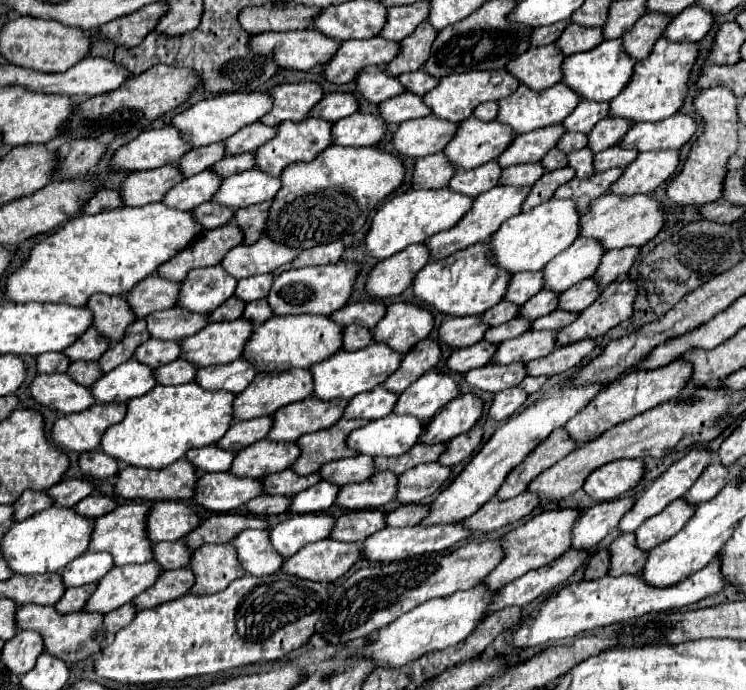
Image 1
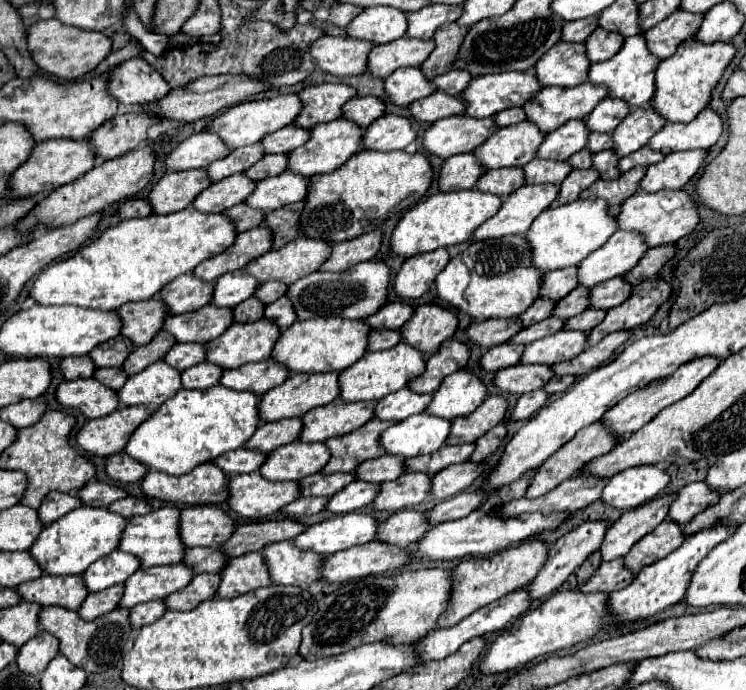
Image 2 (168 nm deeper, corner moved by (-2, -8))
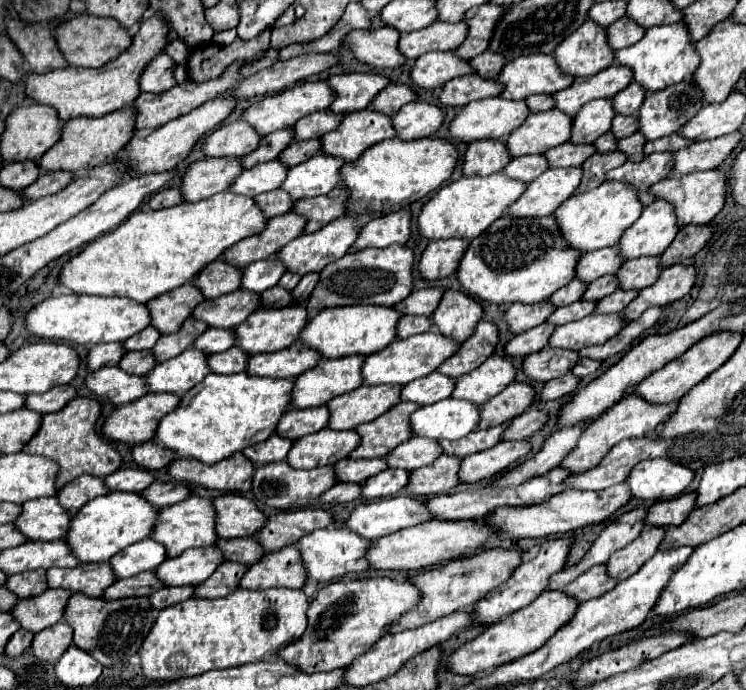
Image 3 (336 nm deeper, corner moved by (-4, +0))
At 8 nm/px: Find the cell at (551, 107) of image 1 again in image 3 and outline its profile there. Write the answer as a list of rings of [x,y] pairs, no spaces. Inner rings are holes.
[[[610,66],[590,78],[576,78],[574,84],[566,90],[554,94],[556,108],[568,116],[576,116],[580,108],[596,98],[612,98],[624,90],[634,80],[634,72],[622,66]]]

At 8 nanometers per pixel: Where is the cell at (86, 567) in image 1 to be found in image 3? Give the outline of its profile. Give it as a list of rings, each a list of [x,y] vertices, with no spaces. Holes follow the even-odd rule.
[[[146,538],[142,542],[136,542],[116,556],[112,556],[110,564],[114,568],[114,574],[120,578],[136,576],[146,570],[158,568],[166,560],[166,546],[158,544],[152,538]]]

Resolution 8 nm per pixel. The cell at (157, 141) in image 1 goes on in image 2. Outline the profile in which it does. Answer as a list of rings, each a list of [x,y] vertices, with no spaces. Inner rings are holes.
[[[212,132],[192,134],[180,144],[176,144],[166,156],[164,164],[168,170],[194,170],[196,166],[206,168],[210,162],[220,160],[230,150],[220,142],[220,138]]]

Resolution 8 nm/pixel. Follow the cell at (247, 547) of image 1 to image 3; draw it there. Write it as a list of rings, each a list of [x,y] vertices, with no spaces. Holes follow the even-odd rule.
[[[330,526],[330,528],[316,530],[304,536],[296,546],[302,552],[302,560],[310,580],[316,580],[316,582],[330,582],[334,578],[342,578],[346,574],[360,574],[372,568],[370,562],[366,560],[366,552],[372,548],[372,542],[358,536],[356,532],[350,532],[348,528]]]

